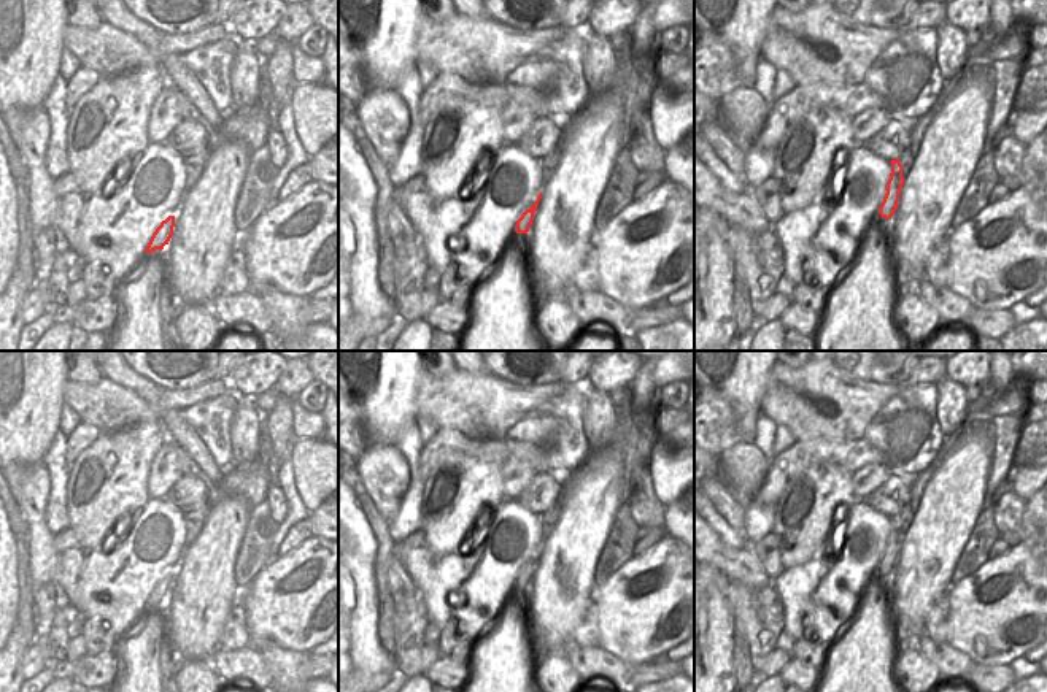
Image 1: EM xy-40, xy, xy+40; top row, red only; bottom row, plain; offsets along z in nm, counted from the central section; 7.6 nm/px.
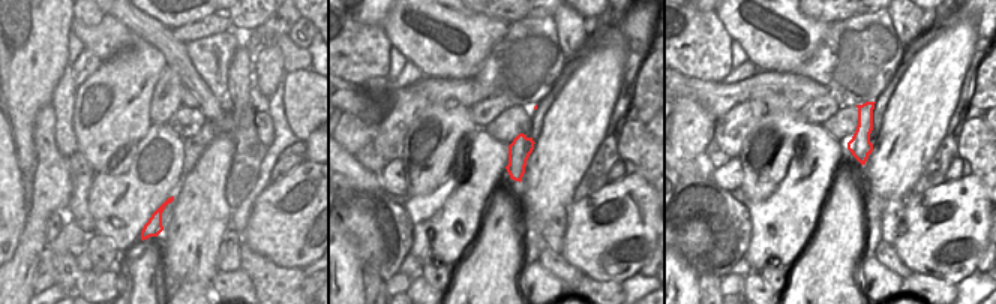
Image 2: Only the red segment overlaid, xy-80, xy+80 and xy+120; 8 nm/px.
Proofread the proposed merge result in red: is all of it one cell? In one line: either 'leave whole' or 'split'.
leave whole

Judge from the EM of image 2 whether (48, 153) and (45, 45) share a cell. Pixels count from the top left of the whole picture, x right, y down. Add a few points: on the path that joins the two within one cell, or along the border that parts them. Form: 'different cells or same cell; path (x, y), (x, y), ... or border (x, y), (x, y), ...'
different cells; border (51, 102), (38, 113), (33, 125), (33, 138)

